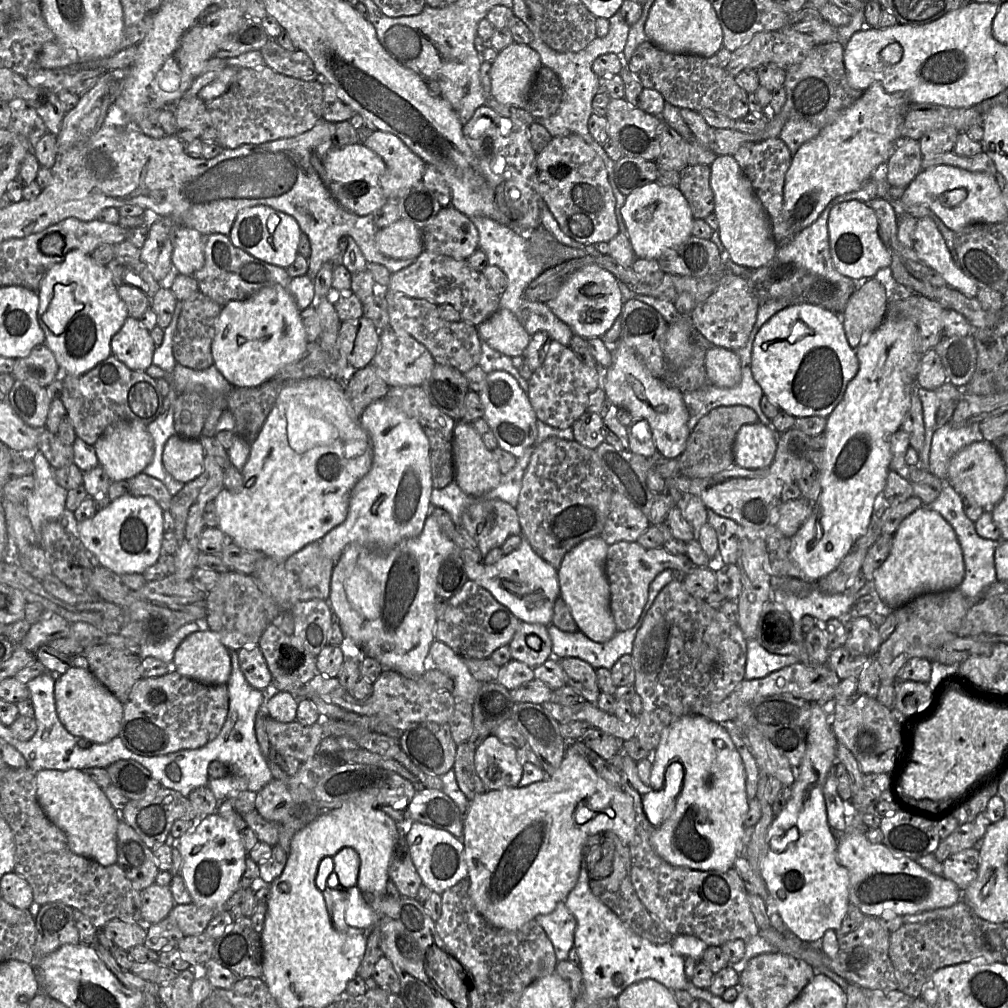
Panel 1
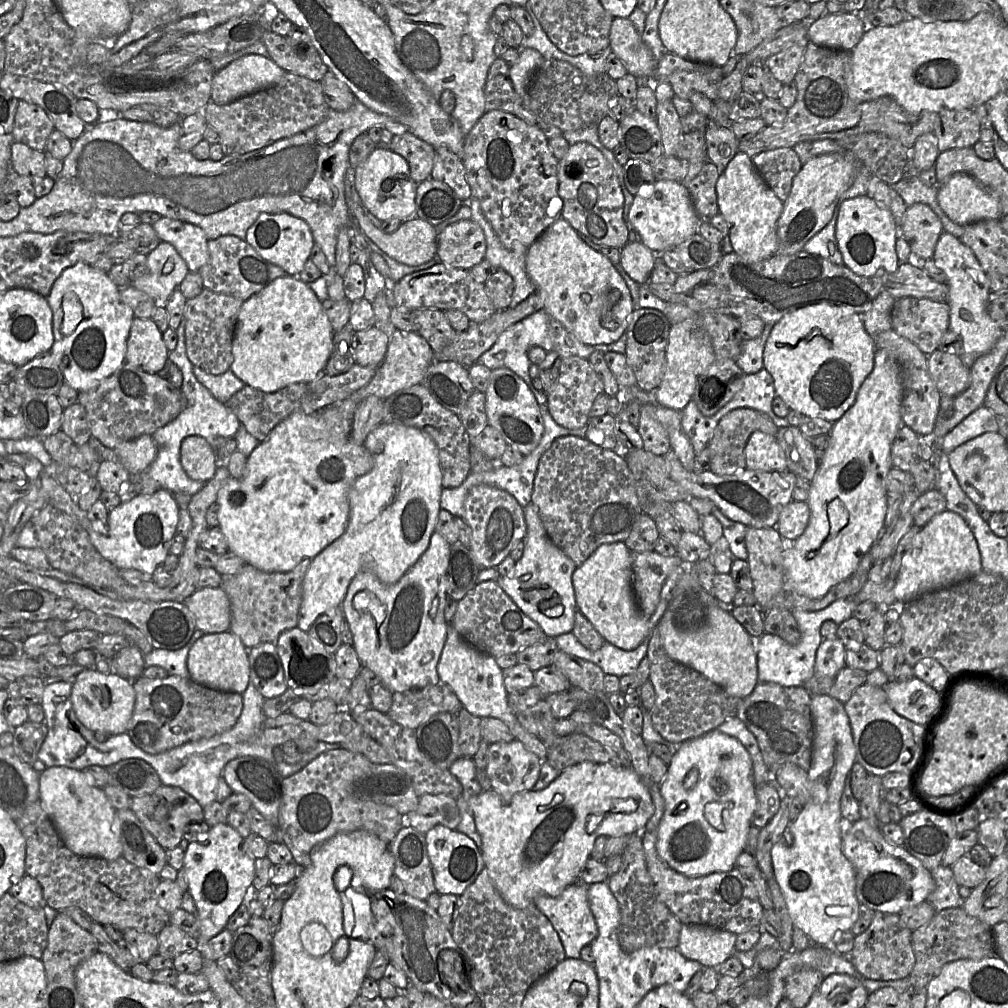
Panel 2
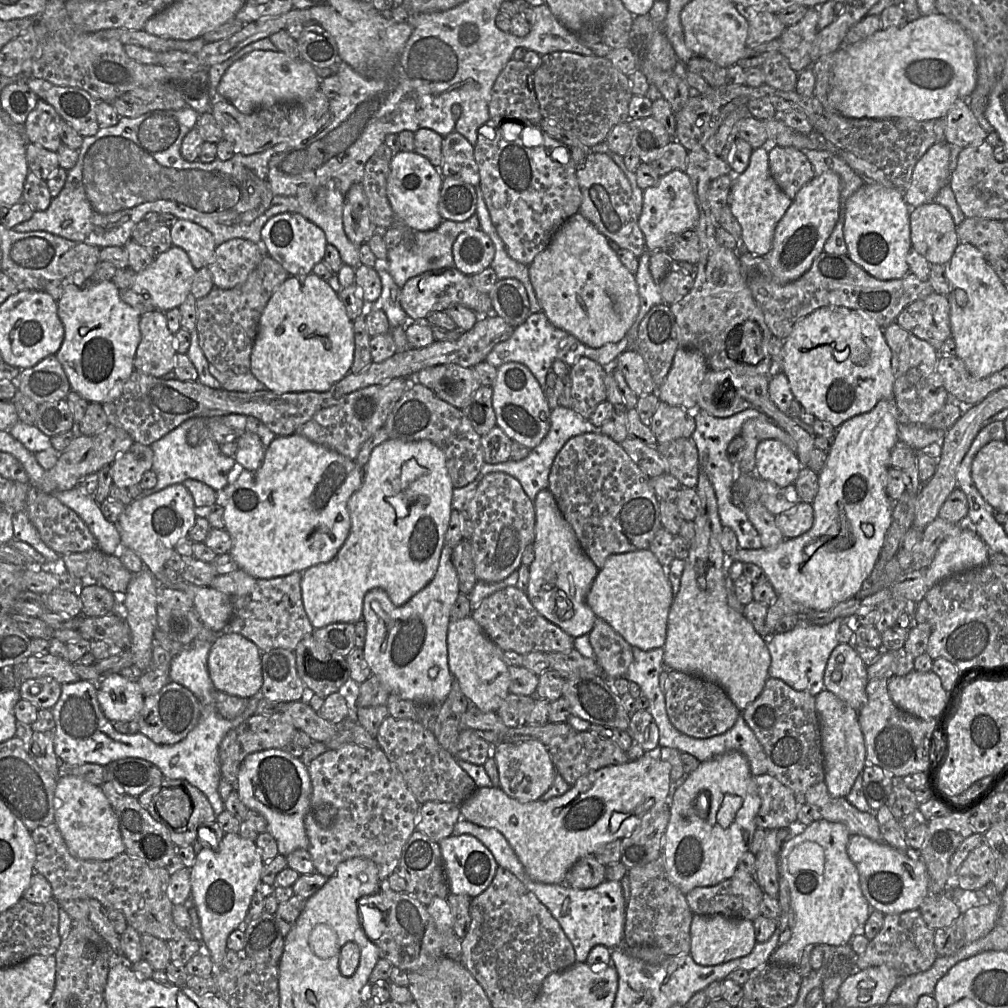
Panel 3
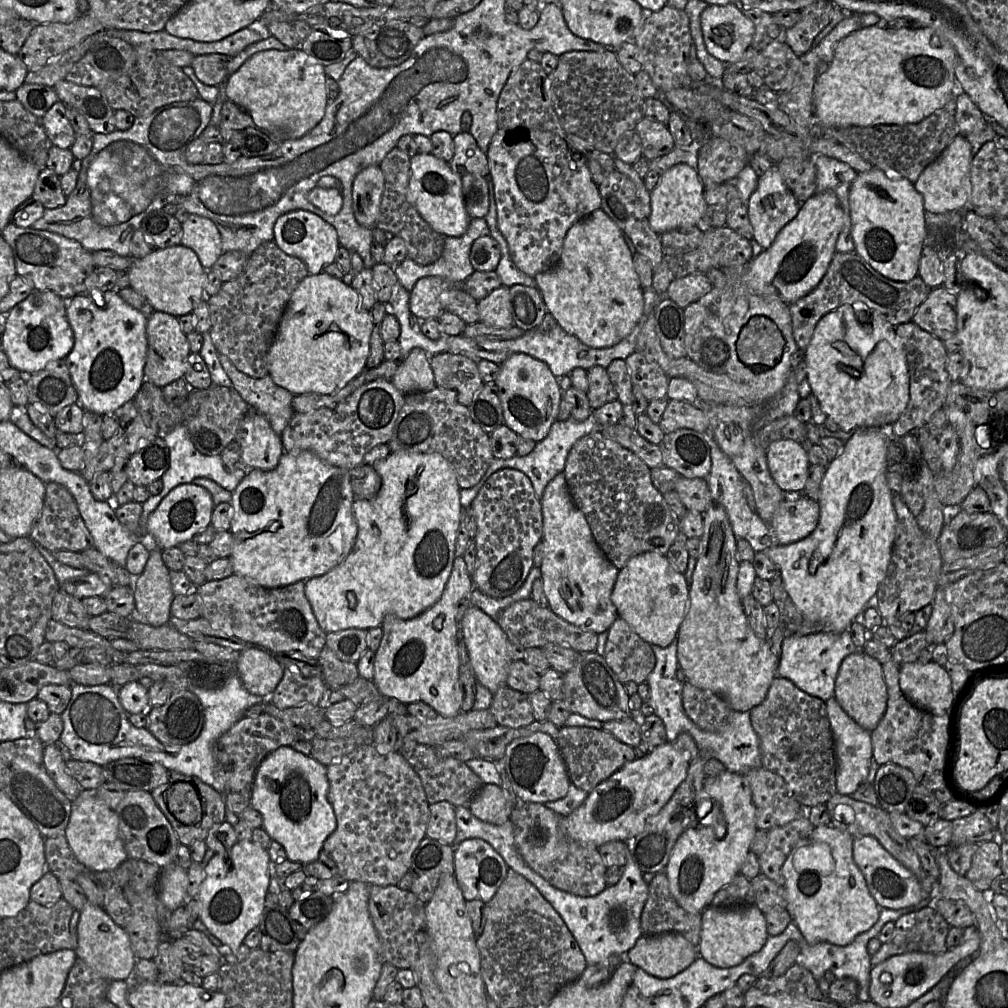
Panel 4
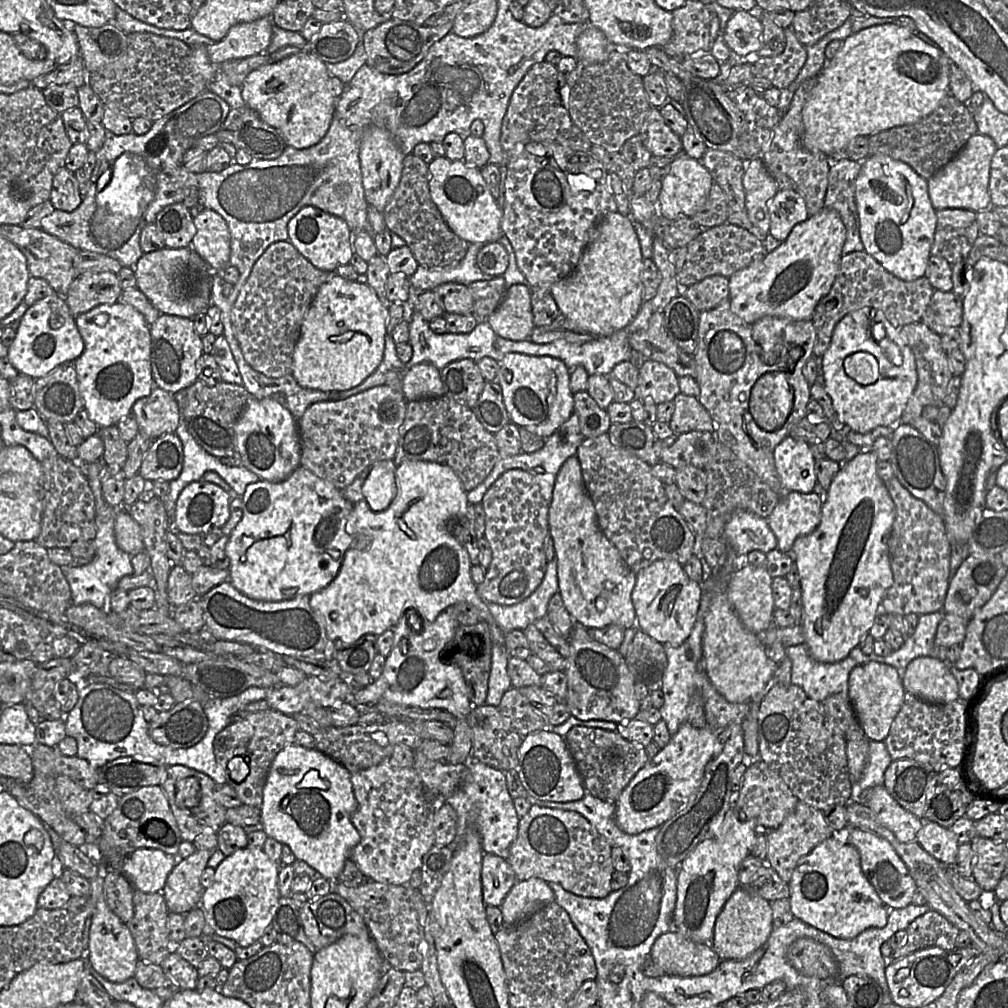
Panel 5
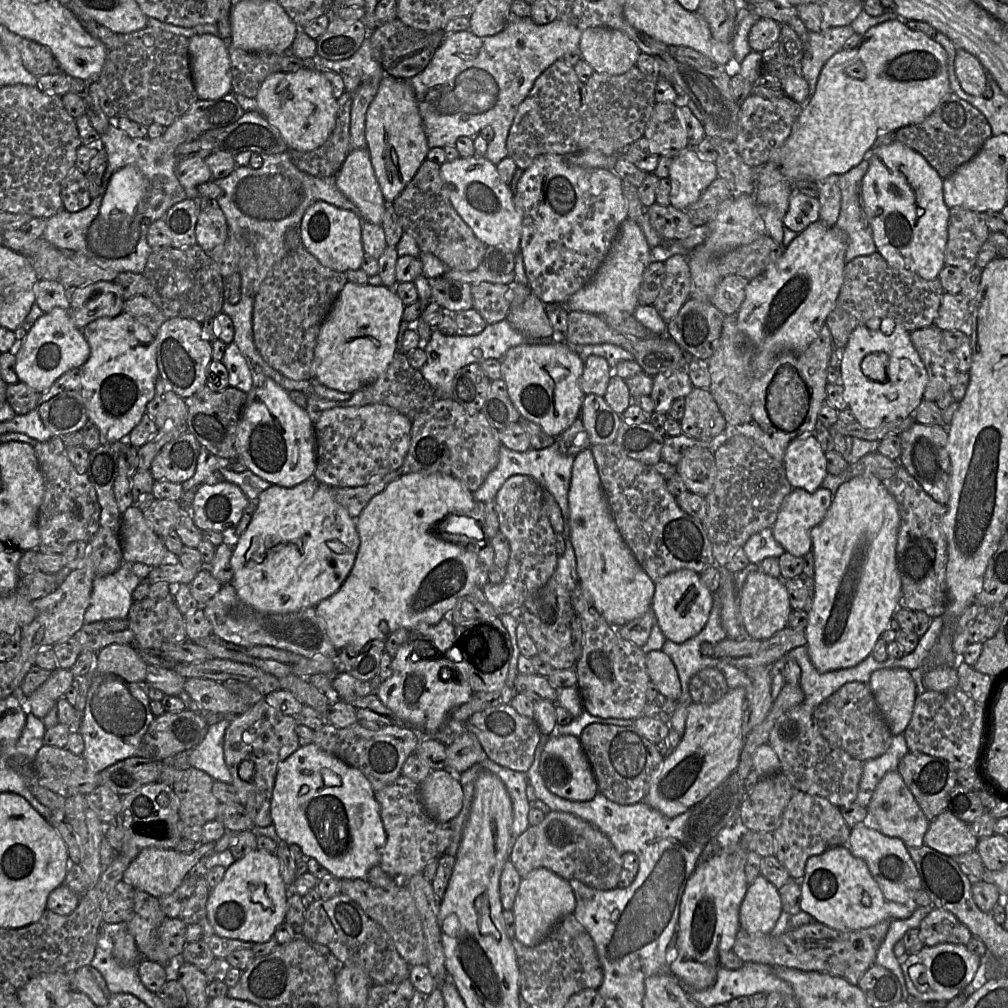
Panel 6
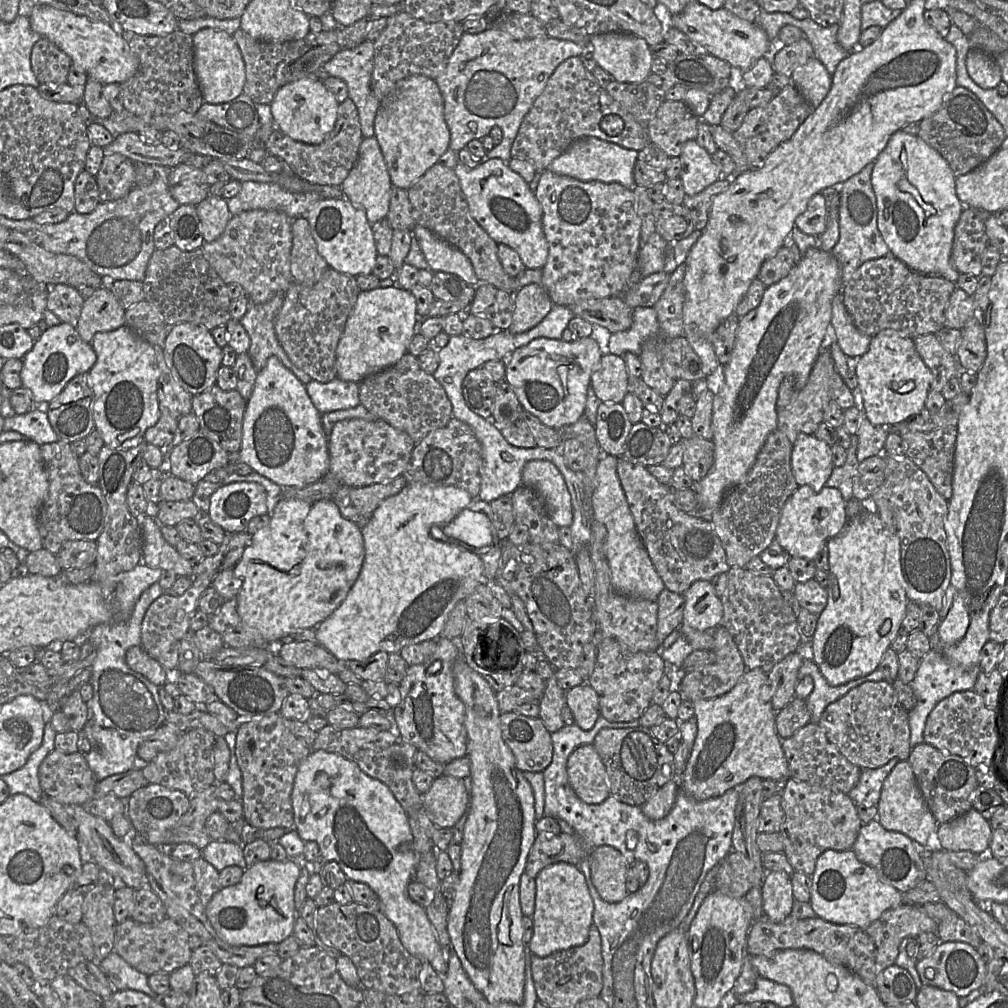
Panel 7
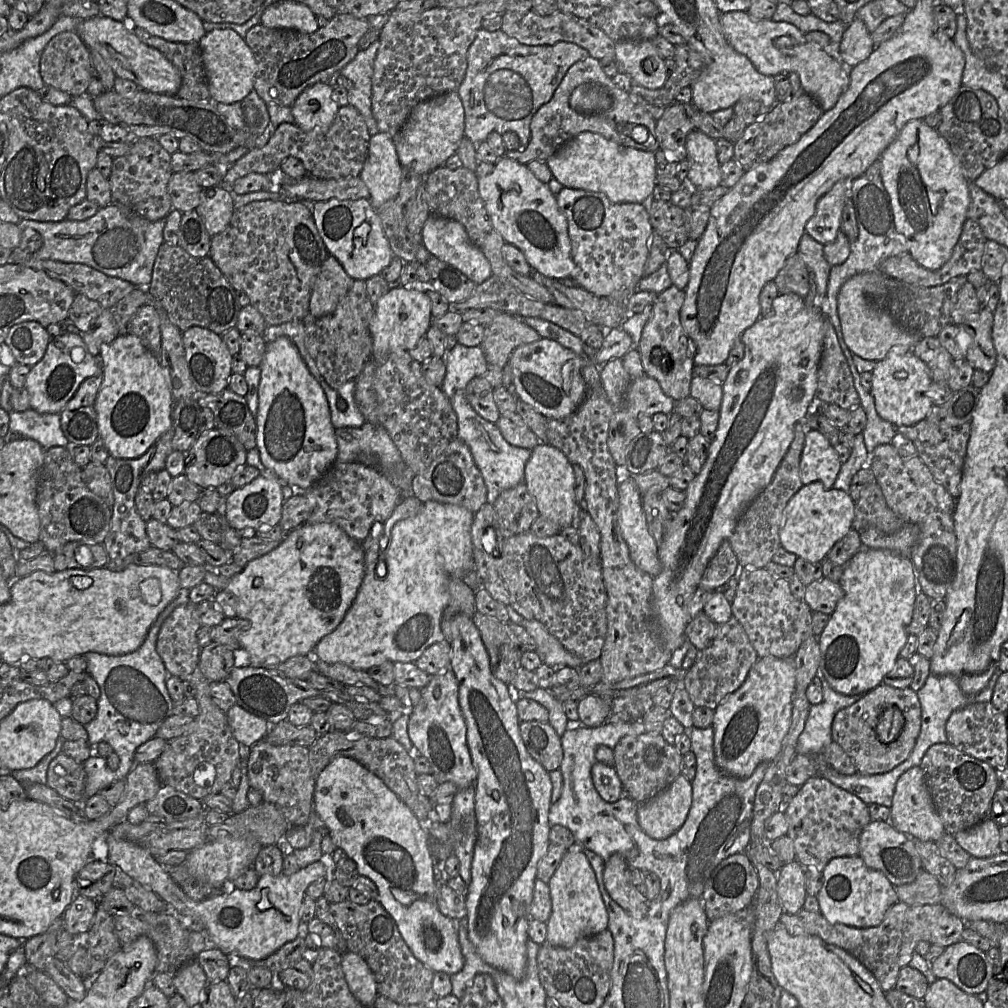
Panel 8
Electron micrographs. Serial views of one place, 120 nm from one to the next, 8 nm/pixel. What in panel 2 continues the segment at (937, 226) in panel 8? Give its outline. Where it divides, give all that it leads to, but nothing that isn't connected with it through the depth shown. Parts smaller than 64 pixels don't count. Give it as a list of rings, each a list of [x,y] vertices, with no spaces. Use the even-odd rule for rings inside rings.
[[[868,195],[845,199],[838,207],[835,235],[843,265],[855,274],[866,277],[896,271],[901,264],[896,241],[901,235],[892,213]]]

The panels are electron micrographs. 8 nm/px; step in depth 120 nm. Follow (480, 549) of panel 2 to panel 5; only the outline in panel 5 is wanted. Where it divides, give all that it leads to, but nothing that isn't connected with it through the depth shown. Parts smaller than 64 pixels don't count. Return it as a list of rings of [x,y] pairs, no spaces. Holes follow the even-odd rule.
[[[522,469],[504,472],[487,490],[482,502],[485,511],[485,537],[492,550],[492,560],[485,572],[483,582],[477,585],[478,596],[500,605],[513,605],[529,597],[541,584],[548,560],[544,551],[544,540],[549,533],[549,504],[541,495],[540,486],[534,476]]]

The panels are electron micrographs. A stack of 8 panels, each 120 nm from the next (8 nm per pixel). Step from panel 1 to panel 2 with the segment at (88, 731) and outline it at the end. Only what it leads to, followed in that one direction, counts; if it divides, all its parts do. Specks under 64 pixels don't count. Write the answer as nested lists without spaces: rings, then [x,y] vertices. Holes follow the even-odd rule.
[[[86,668],[72,683],[70,696],[77,719],[93,732],[112,735],[124,733],[131,720],[135,705],[133,681],[112,673],[102,673],[94,668]]]

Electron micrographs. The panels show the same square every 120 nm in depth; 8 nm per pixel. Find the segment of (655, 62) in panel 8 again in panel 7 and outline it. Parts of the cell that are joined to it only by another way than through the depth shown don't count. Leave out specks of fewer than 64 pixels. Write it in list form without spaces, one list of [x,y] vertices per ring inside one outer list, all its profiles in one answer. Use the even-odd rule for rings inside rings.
[[[630,33],[592,35],[586,53],[618,82],[641,83],[652,73],[650,45]]]

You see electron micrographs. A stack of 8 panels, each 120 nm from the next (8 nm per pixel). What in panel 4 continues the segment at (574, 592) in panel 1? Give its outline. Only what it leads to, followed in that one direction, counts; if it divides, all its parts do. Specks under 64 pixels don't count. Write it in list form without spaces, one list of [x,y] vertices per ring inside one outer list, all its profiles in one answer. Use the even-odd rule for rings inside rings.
[[[645,552],[630,558],[627,564],[619,569],[611,600],[617,608],[619,618],[625,620],[645,642],[667,647],[676,640],[679,627],[688,611],[689,584],[684,573],[676,571],[665,555]]]

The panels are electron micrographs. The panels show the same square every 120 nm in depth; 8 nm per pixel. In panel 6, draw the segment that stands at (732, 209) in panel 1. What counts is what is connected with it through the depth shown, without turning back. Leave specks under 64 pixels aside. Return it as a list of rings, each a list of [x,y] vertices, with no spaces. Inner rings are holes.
[[[793,193],[783,218],[783,225],[796,233],[801,233],[811,223],[820,220],[819,212],[820,202],[818,198]]]

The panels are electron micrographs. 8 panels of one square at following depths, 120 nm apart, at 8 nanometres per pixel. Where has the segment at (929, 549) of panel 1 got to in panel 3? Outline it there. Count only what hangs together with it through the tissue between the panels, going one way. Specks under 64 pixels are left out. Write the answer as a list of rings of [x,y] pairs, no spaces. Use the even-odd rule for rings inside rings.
[[[964,528],[958,535],[946,538],[926,568],[927,579],[937,584],[953,575],[982,567],[989,561],[989,549],[972,529]]]

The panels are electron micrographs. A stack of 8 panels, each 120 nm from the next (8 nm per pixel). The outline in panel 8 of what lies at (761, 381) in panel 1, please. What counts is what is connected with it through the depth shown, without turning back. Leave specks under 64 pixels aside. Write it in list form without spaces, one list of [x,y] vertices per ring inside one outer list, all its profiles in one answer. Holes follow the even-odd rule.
[[[892,347],[886,357],[872,370],[870,394],[874,398],[878,415],[895,427],[914,425],[926,418],[934,406],[928,396],[933,380],[928,366],[912,350]]]

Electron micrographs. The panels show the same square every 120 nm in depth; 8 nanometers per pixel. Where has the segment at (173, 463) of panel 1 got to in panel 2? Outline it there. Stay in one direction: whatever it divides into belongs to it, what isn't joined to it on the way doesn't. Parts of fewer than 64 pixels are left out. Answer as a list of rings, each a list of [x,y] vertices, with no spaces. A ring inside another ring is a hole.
[[[188,436],[182,441],[180,462],[189,478],[203,483],[212,479],[217,469],[212,447],[200,436]]]

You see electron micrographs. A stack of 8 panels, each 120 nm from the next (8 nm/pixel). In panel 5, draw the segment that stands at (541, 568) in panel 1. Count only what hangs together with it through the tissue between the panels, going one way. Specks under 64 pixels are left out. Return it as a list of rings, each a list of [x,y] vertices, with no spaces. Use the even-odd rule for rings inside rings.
[[[576,455],[568,458],[557,474],[552,501],[549,504],[548,522],[549,535],[553,540],[557,561],[559,594],[573,620],[588,628],[603,628],[609,625],[618,625],[625,629],[635,627],[636,613],[631,596],[636,582],[636,573],[629,569],[618,549],[601,530]]]

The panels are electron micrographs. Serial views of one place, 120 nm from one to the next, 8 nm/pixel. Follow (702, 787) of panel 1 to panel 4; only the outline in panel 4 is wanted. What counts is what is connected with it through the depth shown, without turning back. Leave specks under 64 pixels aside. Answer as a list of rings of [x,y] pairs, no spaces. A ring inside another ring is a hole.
[[[723,771],[715,777],[707,777],[698,799],[708,798],[707,813],[716,809],[723,821],[724,831],[704,826],[698,818],[694,826],[678,838],[665,868],[670,891],[678,904],[690,913],[701,914],[712,903],[715,894],[728,885],[738,874],[756,831],[756,807],[749,783],[744,774]]]

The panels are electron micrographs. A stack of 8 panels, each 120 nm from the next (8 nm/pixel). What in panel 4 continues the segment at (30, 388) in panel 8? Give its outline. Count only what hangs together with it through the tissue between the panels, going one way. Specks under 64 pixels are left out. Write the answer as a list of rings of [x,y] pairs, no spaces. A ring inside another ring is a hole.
[[[34,290],[6,314],[1,349],[11,366],[22,374],[38,372],[52,360],[65,359],[73,346],[74,334],[66,316],[66,302],[53,291]]]

